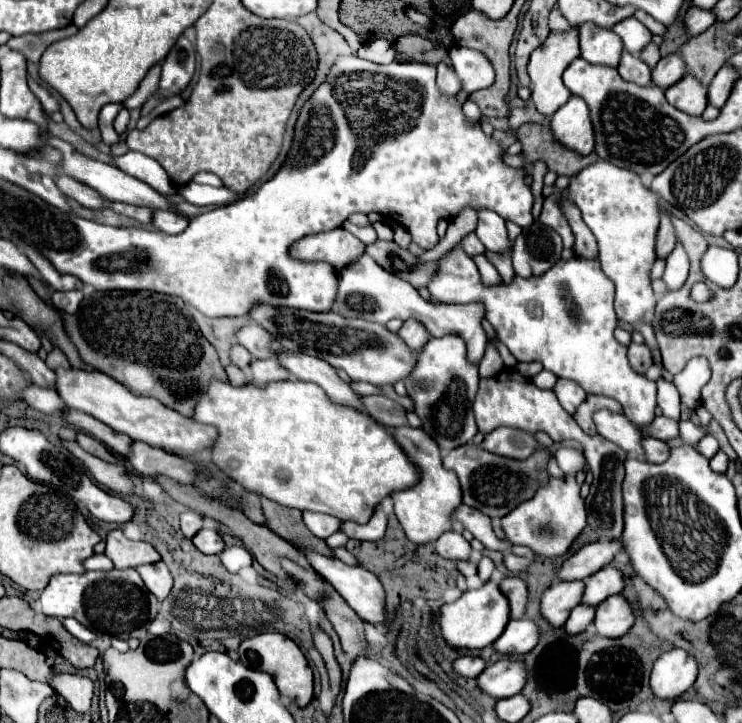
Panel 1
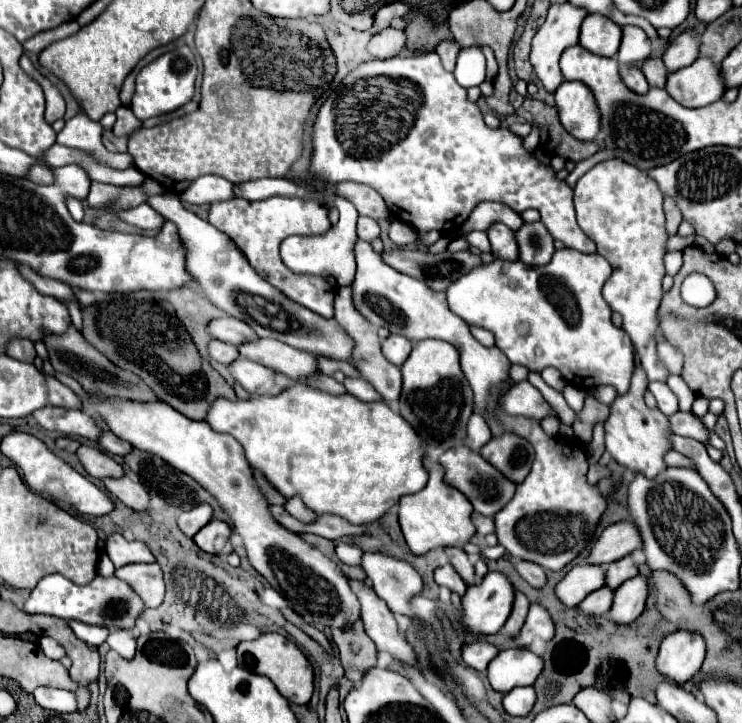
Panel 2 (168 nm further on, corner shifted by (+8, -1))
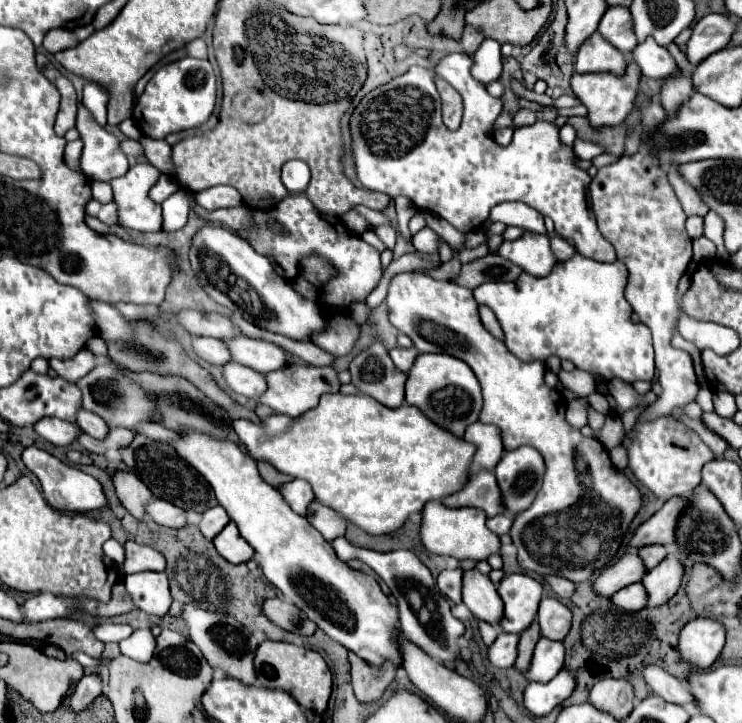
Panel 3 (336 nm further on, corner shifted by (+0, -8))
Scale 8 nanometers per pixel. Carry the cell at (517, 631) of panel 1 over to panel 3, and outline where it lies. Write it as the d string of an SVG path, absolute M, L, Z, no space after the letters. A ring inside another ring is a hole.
M543 597L539 603L537 621L541 625L541 637L551 641L563 641L571 629L571 611L553 597Z

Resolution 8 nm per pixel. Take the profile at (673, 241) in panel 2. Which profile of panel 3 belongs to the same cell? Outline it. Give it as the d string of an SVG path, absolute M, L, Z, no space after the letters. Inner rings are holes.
M689 217L687 219L687 233L691 239L703 235L703 219L701 217Z

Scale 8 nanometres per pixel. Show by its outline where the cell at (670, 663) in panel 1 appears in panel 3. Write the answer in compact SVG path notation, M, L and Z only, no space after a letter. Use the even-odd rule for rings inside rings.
M697 617L679 633L679 653L695 669L709 669L725 645L725 629L713 619Z

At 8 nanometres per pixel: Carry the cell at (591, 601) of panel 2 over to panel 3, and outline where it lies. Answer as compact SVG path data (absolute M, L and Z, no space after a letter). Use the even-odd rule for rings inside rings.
M641 583L627 585L627 587L619 589L619 593L611 595L611 601L615 601L615 605L619 605L619 609L623 609L627 613L643 609L645 599L647 599L647 595L645 595L645 589L643 589Z

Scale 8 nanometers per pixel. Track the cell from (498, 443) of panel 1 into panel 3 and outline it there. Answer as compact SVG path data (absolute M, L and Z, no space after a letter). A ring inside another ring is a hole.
M535 447L505 451L495 467L505 507L511 515L527 509L543 481L543 457Z

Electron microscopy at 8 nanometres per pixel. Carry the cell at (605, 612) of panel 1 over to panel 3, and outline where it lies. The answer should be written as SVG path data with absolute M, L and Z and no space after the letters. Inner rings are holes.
M671 553L663 559L651 573L645 573L643 585L647 589L647 605L645 607L659 607L667 603L679 589L683 575L683 565L679 553Z

